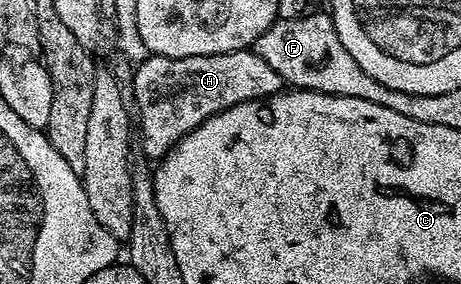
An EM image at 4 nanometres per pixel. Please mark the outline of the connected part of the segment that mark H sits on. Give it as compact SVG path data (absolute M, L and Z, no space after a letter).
M251 48L184 58L153 54L138 63L134 70L133 106L137 111L137 126L143 129L143 150L154 160L161 160L183 141L186 134L225 108L254 98L267 98L270 94L280 93L285 86L283 78Z

